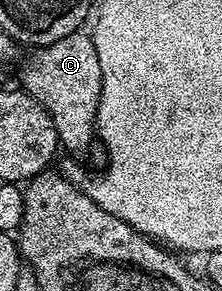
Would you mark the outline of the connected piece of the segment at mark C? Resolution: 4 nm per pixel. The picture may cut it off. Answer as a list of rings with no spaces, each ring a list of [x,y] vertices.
[[[83,32],[70,33],[65,39],[36,48],[35,54],[23,65],[21,88],[47,109],[56,127],[58,144],[63,149],[67,148],[75,157],[91,156],[93,164],[102,166],[105,150],[97,143],[95,123],[101,99],[101,59],[97,59],[94,36]]]

